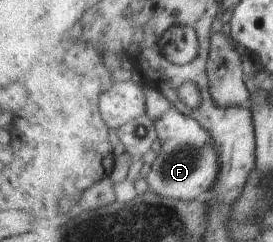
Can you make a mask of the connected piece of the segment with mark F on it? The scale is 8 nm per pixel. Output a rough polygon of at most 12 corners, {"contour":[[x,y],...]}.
{"contour":[[153,84],[147,114],[161,145],[149,189],[185,202],[211,195],[221,161],[210,130]]}

